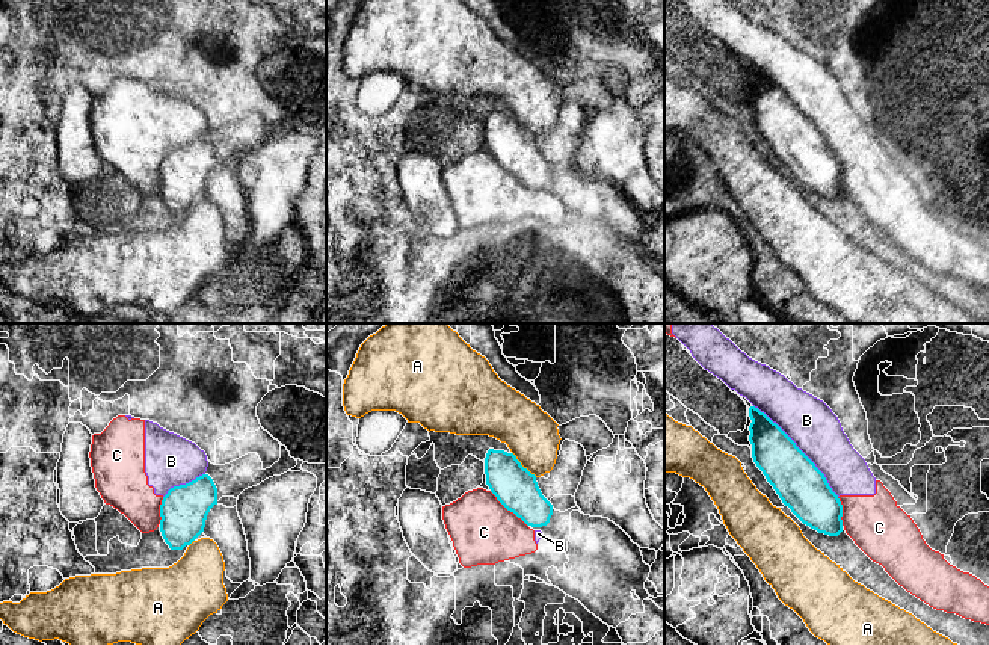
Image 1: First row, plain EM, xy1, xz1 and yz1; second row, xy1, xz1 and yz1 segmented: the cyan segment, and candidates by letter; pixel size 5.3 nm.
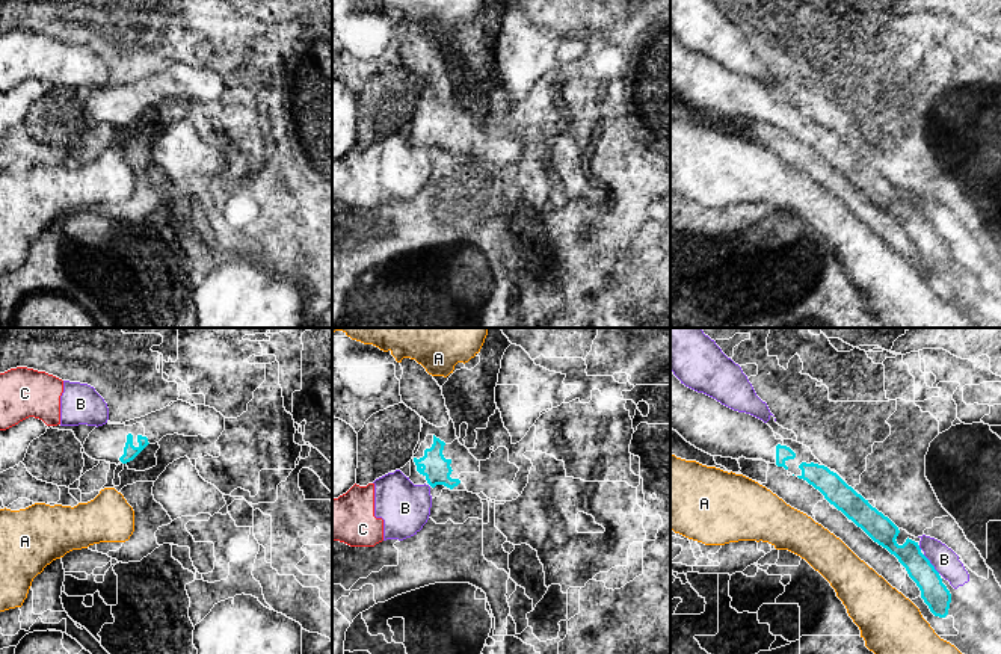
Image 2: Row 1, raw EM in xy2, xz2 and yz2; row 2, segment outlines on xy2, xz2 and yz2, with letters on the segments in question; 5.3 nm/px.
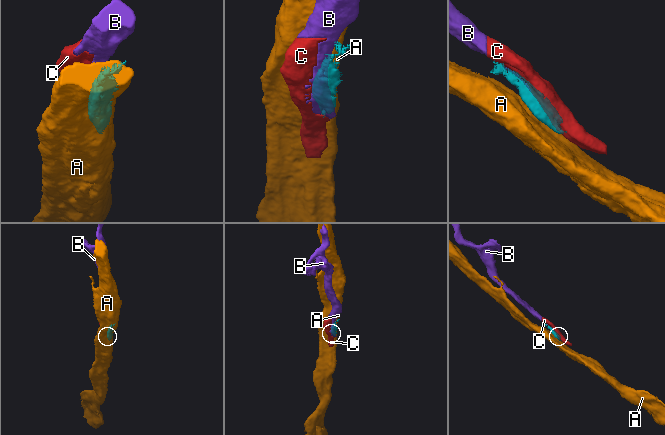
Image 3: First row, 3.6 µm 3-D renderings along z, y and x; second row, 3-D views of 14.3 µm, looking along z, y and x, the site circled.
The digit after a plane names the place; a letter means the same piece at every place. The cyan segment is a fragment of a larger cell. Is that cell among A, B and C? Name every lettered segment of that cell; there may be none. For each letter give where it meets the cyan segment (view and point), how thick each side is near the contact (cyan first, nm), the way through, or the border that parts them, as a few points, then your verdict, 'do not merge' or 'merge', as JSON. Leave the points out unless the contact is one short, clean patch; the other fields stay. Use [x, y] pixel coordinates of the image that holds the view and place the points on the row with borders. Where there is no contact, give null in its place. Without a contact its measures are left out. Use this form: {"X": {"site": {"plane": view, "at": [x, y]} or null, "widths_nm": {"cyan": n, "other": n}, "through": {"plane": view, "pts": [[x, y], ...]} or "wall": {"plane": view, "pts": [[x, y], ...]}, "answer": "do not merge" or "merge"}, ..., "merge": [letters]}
{"A": {"site": {"plane": "xz1", "at": [521, 466]}, "widths_nm": {"cyan": 220, "other": 280}, "answer": "do not merge"}, "B": {"site": {"plane": "yz1", "at": [799, 449]}, "widths_nm": {"cyan": 260, "other": 260}, "answer": "do not merge"}, "C": {"site": {"plane": "xz1", "at": [509, 509]}, "widths_nm": {"cyan": 220, "other": 340}, "wall": {"plane": "xz1", "pts": [[489, 491], [527, 526]]}, "answer": "do not merge"}, "merge": []}

